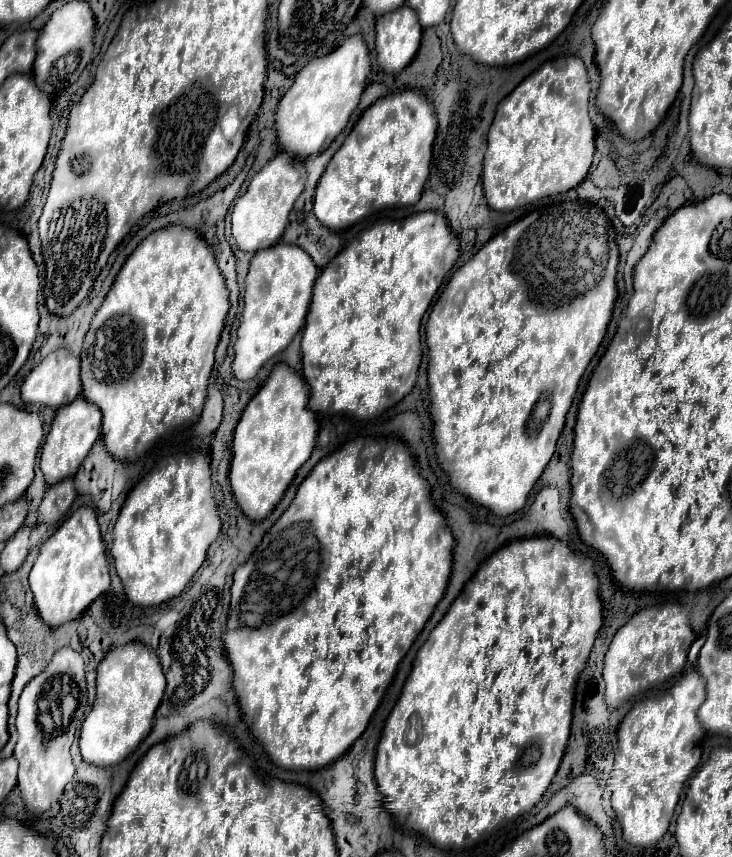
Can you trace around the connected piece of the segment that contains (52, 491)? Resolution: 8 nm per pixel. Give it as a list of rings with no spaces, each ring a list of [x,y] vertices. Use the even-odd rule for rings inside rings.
[[[72,478],[50,486],[44,494],[44,500],[42,500],[40,508],[38,508],[40,522],[46,522],[50,526],[56,524],[68,512],[74,498],[76,498],[76,490],[74,490],[74,480]]]

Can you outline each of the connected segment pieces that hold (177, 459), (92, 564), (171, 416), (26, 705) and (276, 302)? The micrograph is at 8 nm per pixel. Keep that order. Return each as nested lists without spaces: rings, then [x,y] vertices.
[[[192,452],[176,454],[160,460],[126,496],[120,516],[114,526],[114,568],[122,580],[124,592],[132,604],[158,606],[176,598],[202,566],[210,544],[220,536],[222,520],[214,502],[214,488],[210,480],[210,454]]]
[[[88,506],[74,510],[42,544],[40,556],[30,570],[30,588],[34,592],[36,610],[48,626],[56,628],[76,620],[100,594],[108,590],[110,574],[104,550],[106,546],[100,536],[96,514]]]
[[[170,224],[166,228],[160,228],[156,232],[152,232],[150,236],[146,236],[136,250],[128,256],[128,260],[124,262],[122,270],[118,272],[106,300],[102,302],[102,306],[98,308],[90,330],[84,338],[84,352],[82,352],[82,394],[88,402],[96,404],[102,410],[102,438],[106,448],[110,450],[112,456],[120,458],[120,460],[136,460],[138,456],[142,456],[166,430],[180,426],[184,422],[196,422],[200,418],[206,394],[208,394],[208,378],[210,378],[210,370],[214,366],[214,350],[218,346],[220,334],[224,330],[224,322],[230,310],[230,300],[228,300],[228,288],[224,284],[224,276],[218,270],[216,258],[212,256],[208,244],[204,242],[204,238],[192,230],[186,228],[182,224]]]
[[[60,648],[48,666],[38,676],[34,676],[20,694],[16,718],[18,744],[14,758],[20,762],[18,788],[28,812],[46,812],[52,802],[60,798],[64,786],[74,776],[76,768],[72,764],[70,746],[74,742],[78,718],[82,714],[82,700],[78,696],[74,698],[68,690],[86,690],[84,674],[86,670],[82,656],[72,648]]]
[[[276,244],[272,248],[266,248],[264,252],[256,252],[256,256],[250,262],[250,272],[246,276],[246,292],[244,292],[244,312],[238,328],[238,340],[236,340],[236,354],[232,372],[238,380],[250,380],[258,374],[258,370],[276,354],[280,354],[294,338],[294,334],[304,326],[308,306],[312,300],[312,288],[314,280],[318,276],[318,268],[314,266],[312,258],[294,244]]]

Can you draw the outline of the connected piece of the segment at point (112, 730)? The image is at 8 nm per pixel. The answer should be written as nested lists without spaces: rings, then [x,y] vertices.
[[[142,642],[110,648],[98,664],[96,700],[92,712],[82,722],[80,752],[94,766],[114,766],[122,762],[152,730],[154,712],[164,694],[164,672],[158,654]]]

